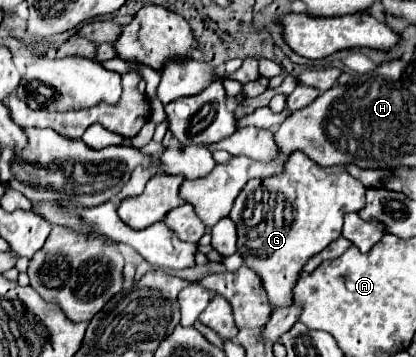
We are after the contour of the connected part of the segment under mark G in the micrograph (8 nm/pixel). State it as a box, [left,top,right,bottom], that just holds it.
[229,151,365,309]

